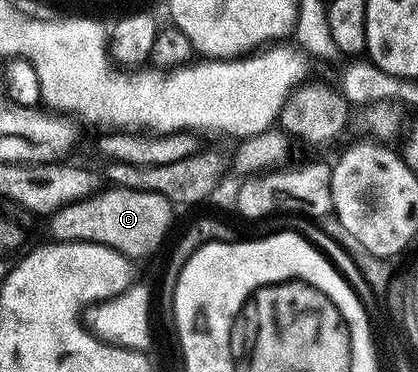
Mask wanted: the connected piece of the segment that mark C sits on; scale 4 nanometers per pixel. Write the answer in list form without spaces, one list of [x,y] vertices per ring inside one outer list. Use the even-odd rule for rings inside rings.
[[[109,186],[95,195],[74,205],[58,209],[47,220],[48,231],[57,243],[93,243],[106,245],[133,261],[152,255],[164,243],[172,227],[174,204],[156,192],[142,192],[138,189]]]

